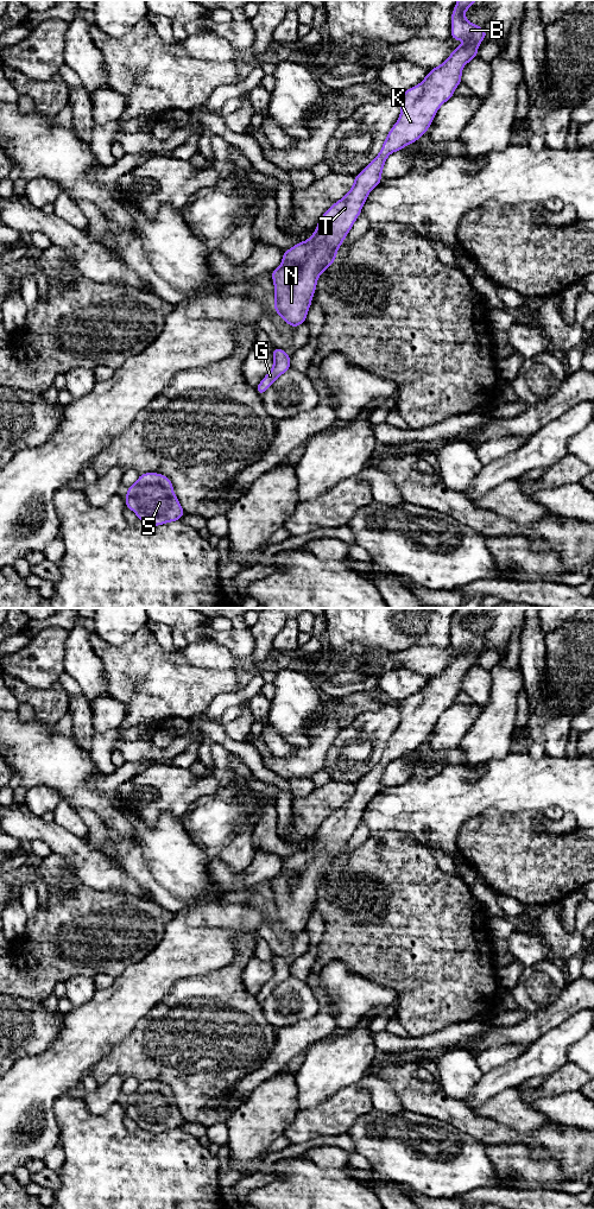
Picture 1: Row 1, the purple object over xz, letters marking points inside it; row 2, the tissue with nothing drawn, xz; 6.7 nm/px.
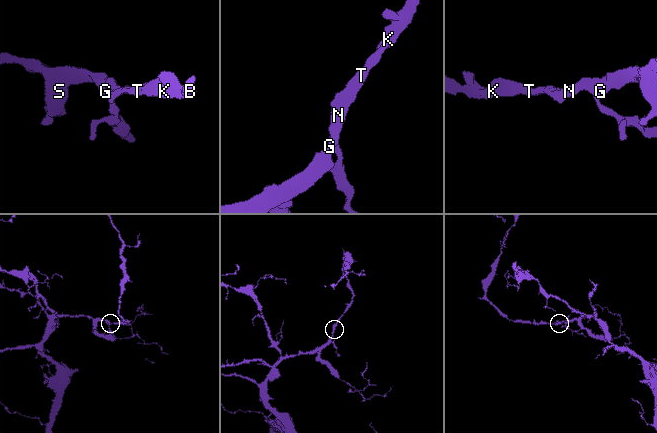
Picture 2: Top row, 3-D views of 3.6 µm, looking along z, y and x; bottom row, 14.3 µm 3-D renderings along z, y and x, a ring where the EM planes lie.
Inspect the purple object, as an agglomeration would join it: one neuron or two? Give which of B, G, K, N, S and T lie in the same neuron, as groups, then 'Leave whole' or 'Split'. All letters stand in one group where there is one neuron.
Groups: B G K N S T. Leave whole

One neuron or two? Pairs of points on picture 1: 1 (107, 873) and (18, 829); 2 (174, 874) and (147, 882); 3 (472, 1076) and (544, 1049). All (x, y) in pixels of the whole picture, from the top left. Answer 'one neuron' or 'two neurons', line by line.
1: one neuron
2: two neurons
3: two neurons

